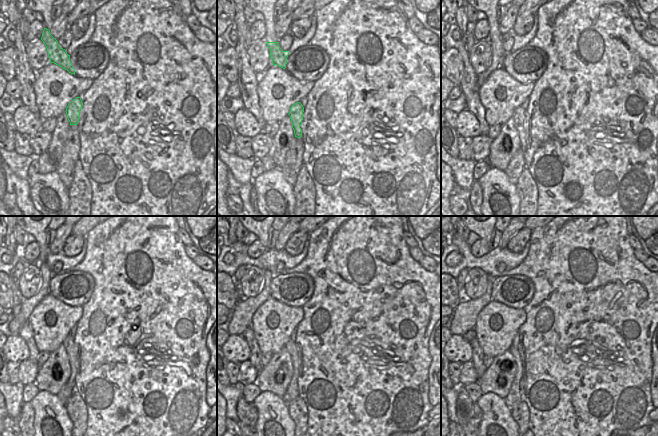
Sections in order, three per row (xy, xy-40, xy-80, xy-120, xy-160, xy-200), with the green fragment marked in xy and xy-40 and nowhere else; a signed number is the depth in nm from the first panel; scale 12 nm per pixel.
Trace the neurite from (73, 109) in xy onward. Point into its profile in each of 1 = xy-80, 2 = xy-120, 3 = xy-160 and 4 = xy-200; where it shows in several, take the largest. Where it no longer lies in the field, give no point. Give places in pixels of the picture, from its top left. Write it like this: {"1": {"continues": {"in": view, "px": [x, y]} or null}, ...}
{"1": {"continues": {"in": "xy-80", "px": [519, 114]}}, "2": {"continues": {"in": "xy-120", "px": [68, 343]}}, "3": {"continues": {"in": "xy-160", "px": [291, 394]}}, "4": {"continues": {"in": "xy-200", "px": [513, 397]}}}

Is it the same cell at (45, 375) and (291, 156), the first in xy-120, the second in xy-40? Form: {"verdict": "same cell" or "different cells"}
{"verdict": "different cells"}

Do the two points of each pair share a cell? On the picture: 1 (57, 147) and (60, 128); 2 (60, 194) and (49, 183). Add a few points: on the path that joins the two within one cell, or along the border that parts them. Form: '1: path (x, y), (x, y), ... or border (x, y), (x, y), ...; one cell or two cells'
1: path (57, 142), (60, 133); one cell
2: path (57, 191), (52, 186); one cell

